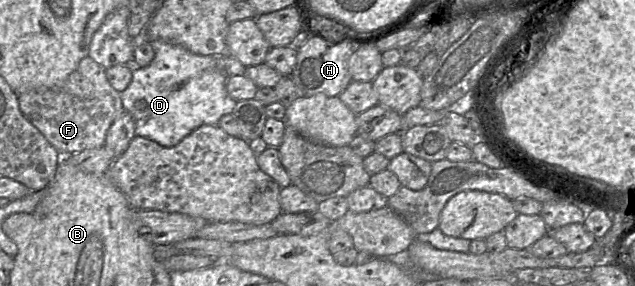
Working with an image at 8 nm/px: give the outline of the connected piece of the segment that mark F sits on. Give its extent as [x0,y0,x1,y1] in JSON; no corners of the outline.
[18,56,124,157]

